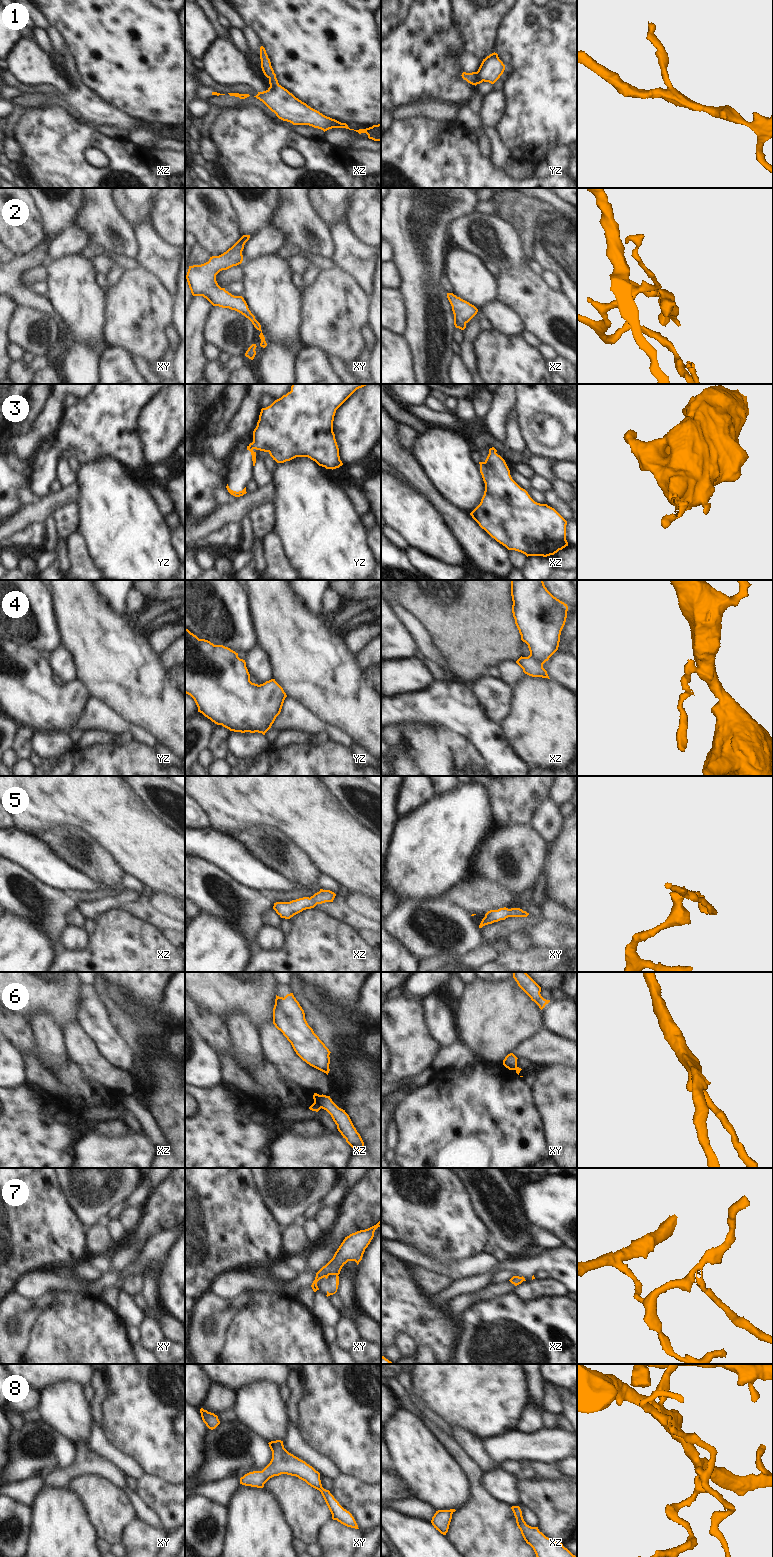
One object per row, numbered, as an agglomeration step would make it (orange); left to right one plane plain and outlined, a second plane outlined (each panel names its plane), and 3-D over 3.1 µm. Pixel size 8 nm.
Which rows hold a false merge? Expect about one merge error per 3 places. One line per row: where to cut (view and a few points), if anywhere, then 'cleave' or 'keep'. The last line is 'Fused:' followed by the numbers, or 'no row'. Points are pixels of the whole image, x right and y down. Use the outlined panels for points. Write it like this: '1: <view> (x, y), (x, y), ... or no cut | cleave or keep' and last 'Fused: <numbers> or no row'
1: no cut | keep
2: no cut | keep
3: no cut | keep
4: no cut | keep
5: no cut | keep
6: xz (319, 1095), (318, 1104), (321, 1107) | cleave
7: xz (520, 1277), (523, 1280) | cleave
8: no cut | keep
Fused: 6, 7

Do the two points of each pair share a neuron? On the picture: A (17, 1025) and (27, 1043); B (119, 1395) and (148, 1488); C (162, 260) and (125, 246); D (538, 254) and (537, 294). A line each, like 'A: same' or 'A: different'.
A: same
B: different
C: different
D: different

